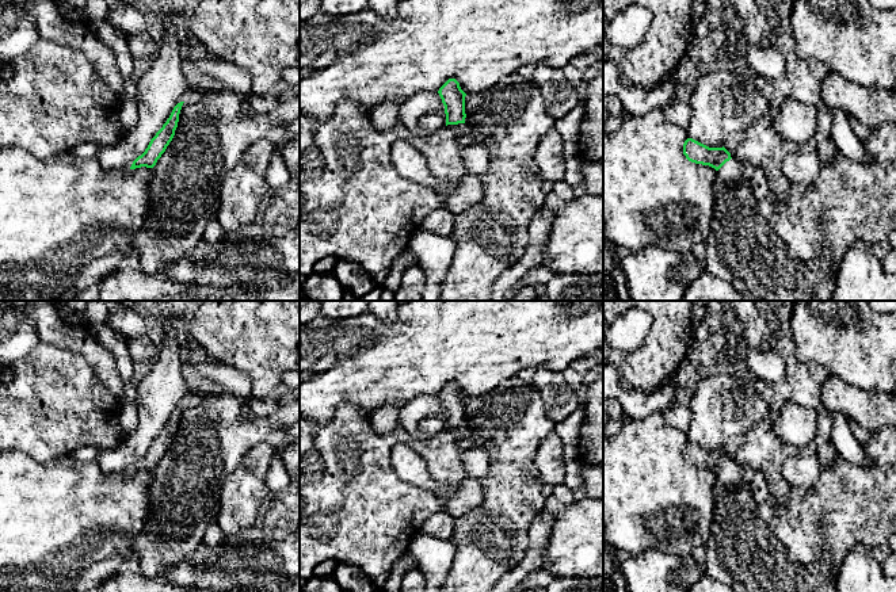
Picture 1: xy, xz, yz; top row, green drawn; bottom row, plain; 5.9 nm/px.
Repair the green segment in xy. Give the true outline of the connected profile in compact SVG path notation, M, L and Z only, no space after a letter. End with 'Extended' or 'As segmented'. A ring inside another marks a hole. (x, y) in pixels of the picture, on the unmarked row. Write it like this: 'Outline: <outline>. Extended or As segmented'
Outline: M180 405L174 410L167 425L150 443L145 455L133 465L130 473L136 473L141 470L153 471L156 469L157 463L165 455L167 450L169 448L169 446L175 439L175 434L178 431L179 417L183 406L184 405Z. As segmented

